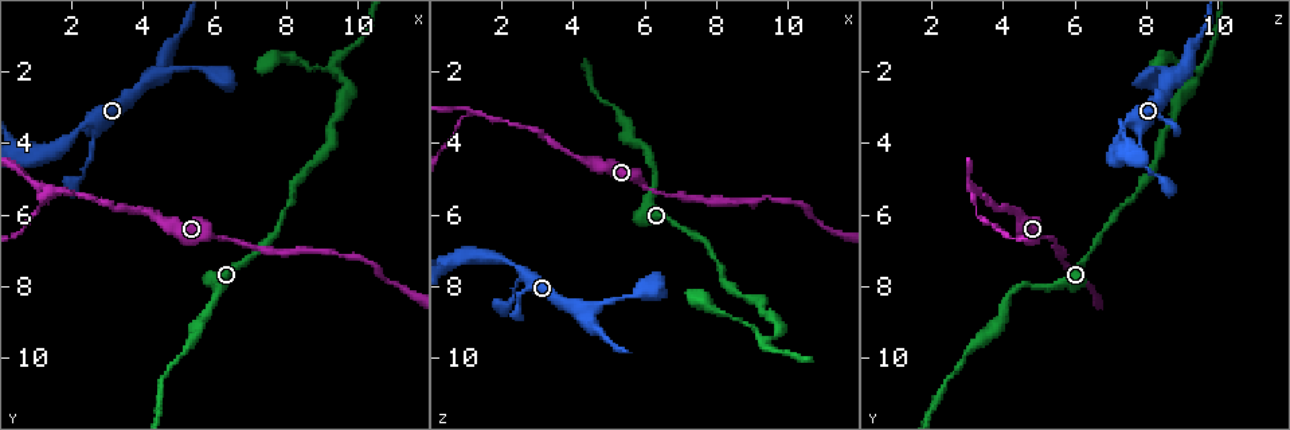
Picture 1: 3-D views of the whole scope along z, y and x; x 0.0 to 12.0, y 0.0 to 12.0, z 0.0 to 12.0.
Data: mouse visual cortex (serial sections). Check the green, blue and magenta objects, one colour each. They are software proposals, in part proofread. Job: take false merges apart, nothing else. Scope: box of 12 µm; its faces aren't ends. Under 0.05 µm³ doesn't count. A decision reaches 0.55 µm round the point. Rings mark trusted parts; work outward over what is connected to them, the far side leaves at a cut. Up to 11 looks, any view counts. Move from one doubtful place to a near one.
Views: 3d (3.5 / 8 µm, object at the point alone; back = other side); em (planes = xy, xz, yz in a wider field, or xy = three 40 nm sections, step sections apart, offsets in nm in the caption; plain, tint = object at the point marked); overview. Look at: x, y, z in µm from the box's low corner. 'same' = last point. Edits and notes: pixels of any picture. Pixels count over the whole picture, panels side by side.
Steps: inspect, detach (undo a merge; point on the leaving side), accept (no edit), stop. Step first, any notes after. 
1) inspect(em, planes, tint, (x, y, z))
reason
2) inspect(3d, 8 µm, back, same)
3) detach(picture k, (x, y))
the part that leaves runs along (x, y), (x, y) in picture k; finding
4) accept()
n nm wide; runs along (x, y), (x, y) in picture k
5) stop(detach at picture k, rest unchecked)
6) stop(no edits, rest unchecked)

inspect(3d, 3.5 µm, (1.5, 5.4, 3.2))
three-way junction

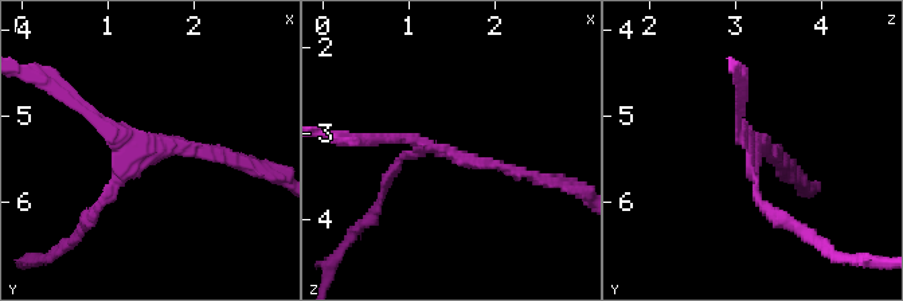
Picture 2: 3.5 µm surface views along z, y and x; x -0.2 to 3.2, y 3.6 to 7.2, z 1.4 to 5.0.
inspect(em, planes, tint, (1.50, 5.40, 3.25))

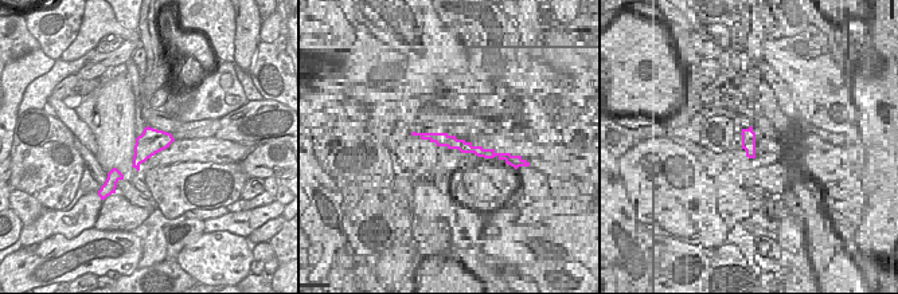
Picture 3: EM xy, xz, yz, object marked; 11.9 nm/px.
accept()
3 arms; runs along (238, 163), (151, 145), (97, 208) in picture 2; continuous, no second cell

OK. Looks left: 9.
inspect(3d, 3.5 µm, (2.2, 3.6, 7.4))
thin neck

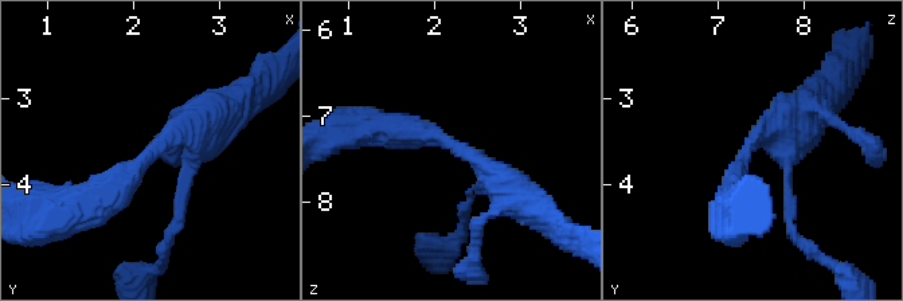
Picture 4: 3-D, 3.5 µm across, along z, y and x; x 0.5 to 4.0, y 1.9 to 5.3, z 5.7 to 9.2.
inspect(em, xy, step 1, tint, (2.25, 3.65, 7.35))
arms of 350, 450 nm

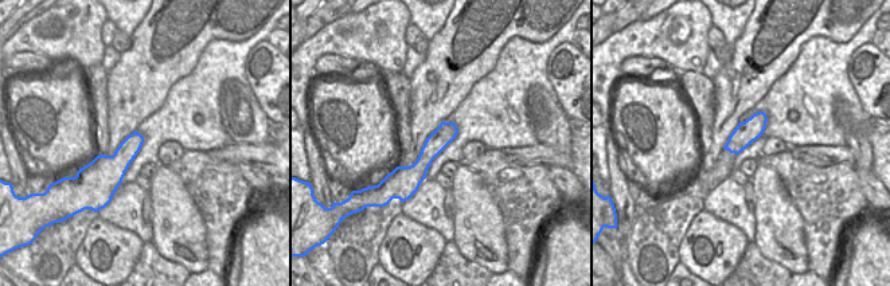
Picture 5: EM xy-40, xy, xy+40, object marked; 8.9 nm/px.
inspect(em, xy, step 3, tint, same)

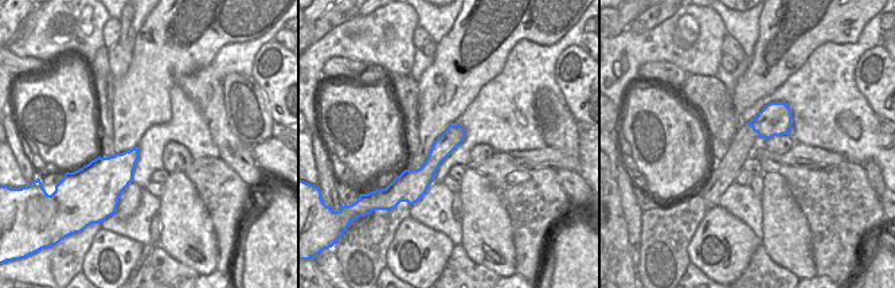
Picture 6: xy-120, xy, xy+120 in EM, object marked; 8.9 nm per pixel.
accept()
190 nm wide; runs along (231, 106), (82, 206) in picture 4; all the same cell

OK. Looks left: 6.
inspect(3d, 3.5 µm, (4.5, 2.1, 8.6))
three-way junction

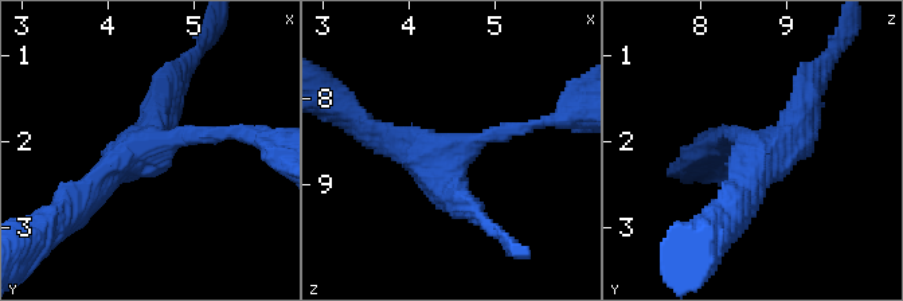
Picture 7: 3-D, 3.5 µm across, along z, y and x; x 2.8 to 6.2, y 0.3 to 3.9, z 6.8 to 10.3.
inspect(em, planes, tint, (4.55, 2.05, 8.60))
3 arms; arms of 200, 350, 350 nm; now the EM

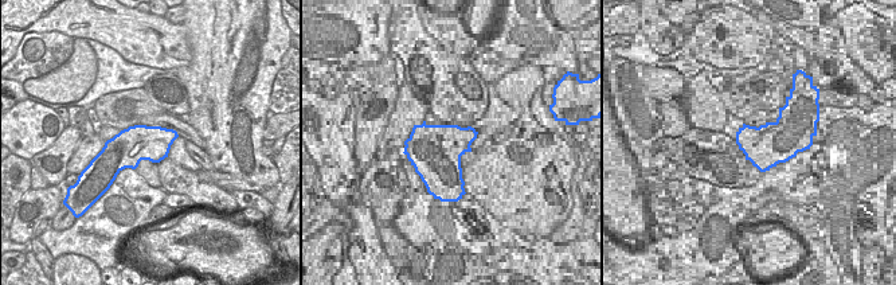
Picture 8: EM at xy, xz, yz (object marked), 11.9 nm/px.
accept()
runs along (70, 207), (124, 157), (211, 132) in picture 7; continuous, no second cell

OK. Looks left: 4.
inspect(3d, 8 µm, (7.9, 5.9, 7.3))
a narrow waist

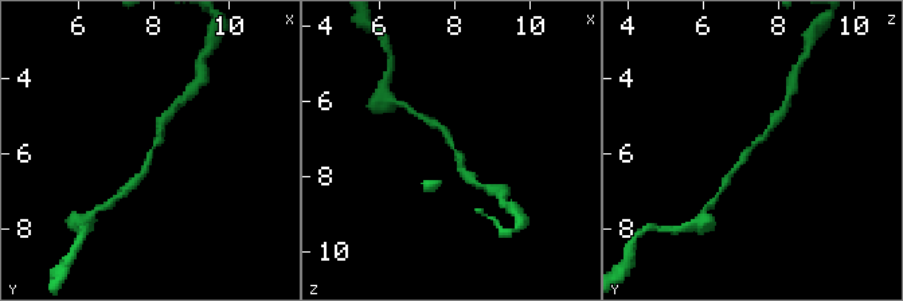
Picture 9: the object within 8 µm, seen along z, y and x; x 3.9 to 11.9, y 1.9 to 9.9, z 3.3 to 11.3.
inspect(em, planes, tint, (8.0, 5.8, 7.4))
arms of 150, 200 nm

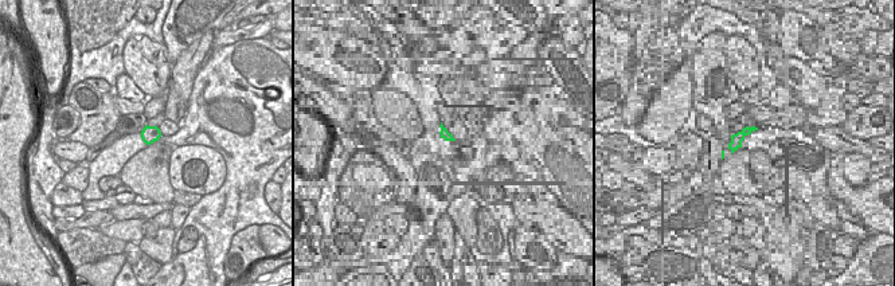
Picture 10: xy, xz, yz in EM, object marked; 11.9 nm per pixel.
accept()
runs along (730, 176), (776, 120) in picture 9; one cell here

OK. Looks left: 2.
stop(no edits, rest unchecked)

